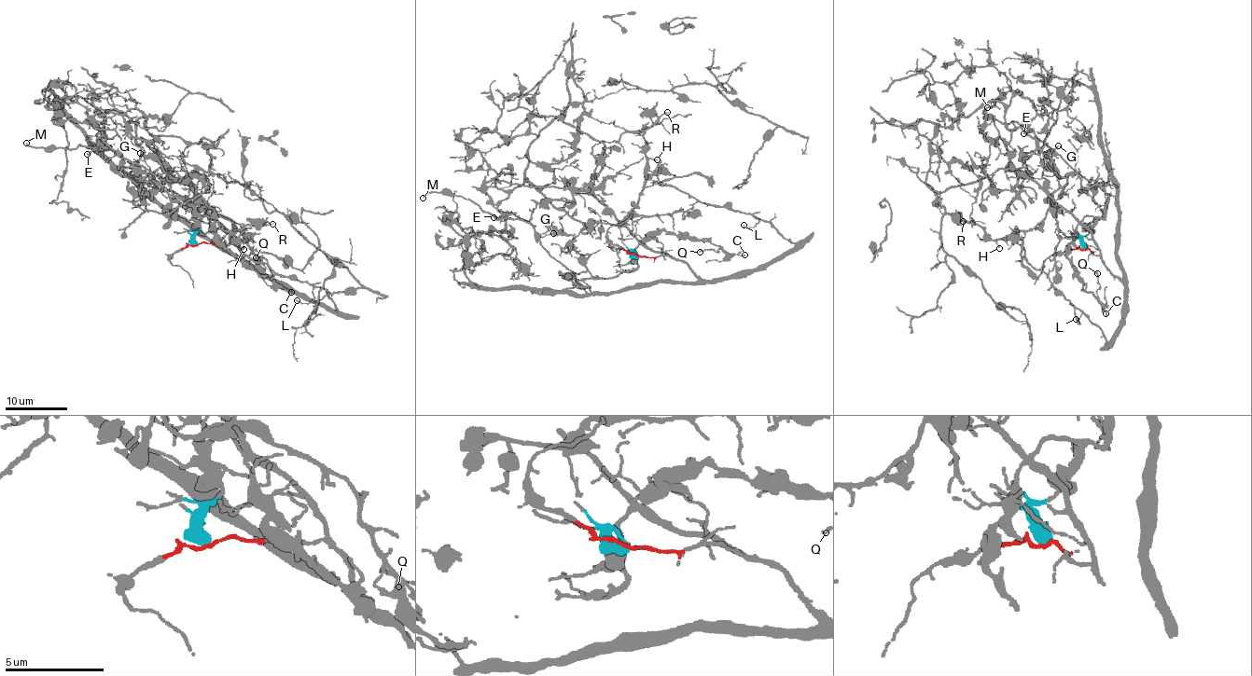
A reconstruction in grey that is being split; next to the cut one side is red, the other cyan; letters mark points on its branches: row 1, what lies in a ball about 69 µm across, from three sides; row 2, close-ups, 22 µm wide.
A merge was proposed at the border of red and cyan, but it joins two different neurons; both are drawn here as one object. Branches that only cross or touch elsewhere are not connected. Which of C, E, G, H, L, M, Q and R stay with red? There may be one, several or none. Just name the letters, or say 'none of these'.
E, L, M

